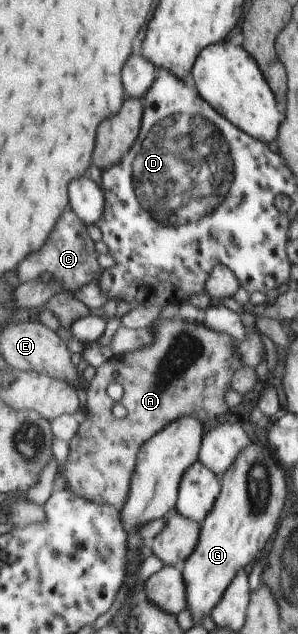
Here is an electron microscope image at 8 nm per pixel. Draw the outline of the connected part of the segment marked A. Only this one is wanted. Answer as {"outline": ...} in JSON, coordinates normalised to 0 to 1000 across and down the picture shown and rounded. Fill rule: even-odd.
{"outline":[[[607,505],[527,506],[513,513],[523,533],[490,549],[416,557],[366,568],[322,584],[305,603],[279,615],[289,621],[292,655],[272,662],[258,686],[235,694],[235,713],[221,732],[205,735],[205,749],[232,762],[232,771],[289,789],[339,795],[379,795],[409,804],[430,789],[443,767],[446,748],[473,705],[523,683],[550,678],[570,667],[591,666],[624,655],[654,653],[685,664],[688,683],[735,670],[755,655],[772,651],[755,620],[779,614],[779,595],[819,577],[802,560],[782,554],[789,535],[755,524],[721,522],[688,509],[658,511]],[[372,604],[399,604],[416,614],[406,632],[366,626],[359,614]],[[386,636],[409,637],[426,651],[413,661],[379,655]]]}

